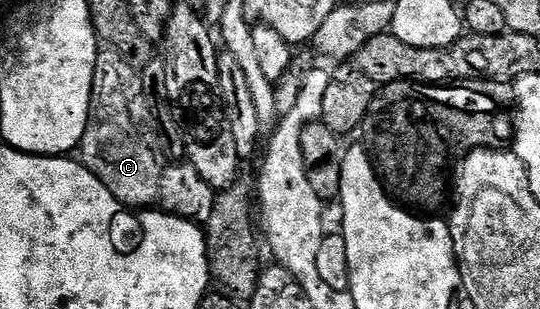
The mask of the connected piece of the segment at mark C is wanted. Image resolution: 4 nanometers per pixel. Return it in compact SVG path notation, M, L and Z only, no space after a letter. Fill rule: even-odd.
M100 49L91 93L91 111L81 143L83 165L93 172L93 176L97 176L97 180L101 180L103 189L111 193L111 196L124 207L147 206L143 208L151 208L159 200L161 176L165 165L165 159L159 155L159 142L161 143L161 134L157 129L157 118L150 104L147 103L140 71L134 70L115 50Z

